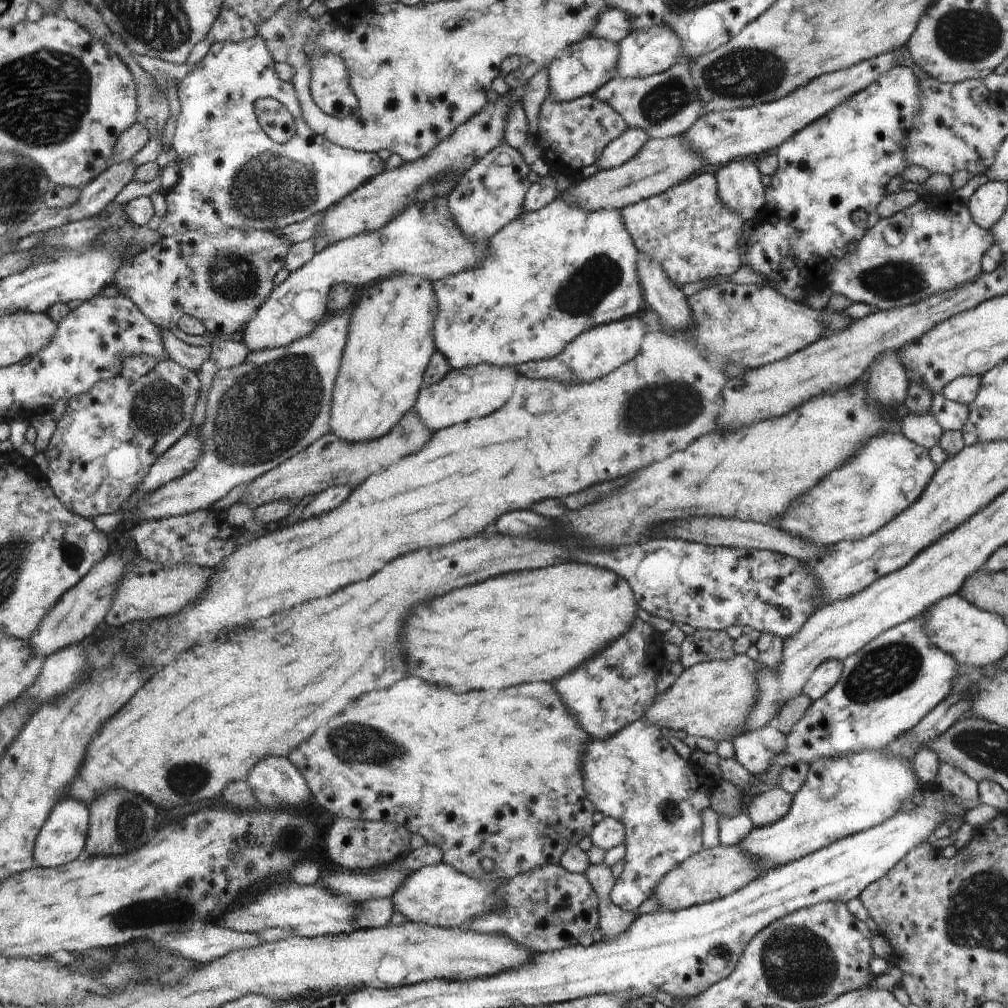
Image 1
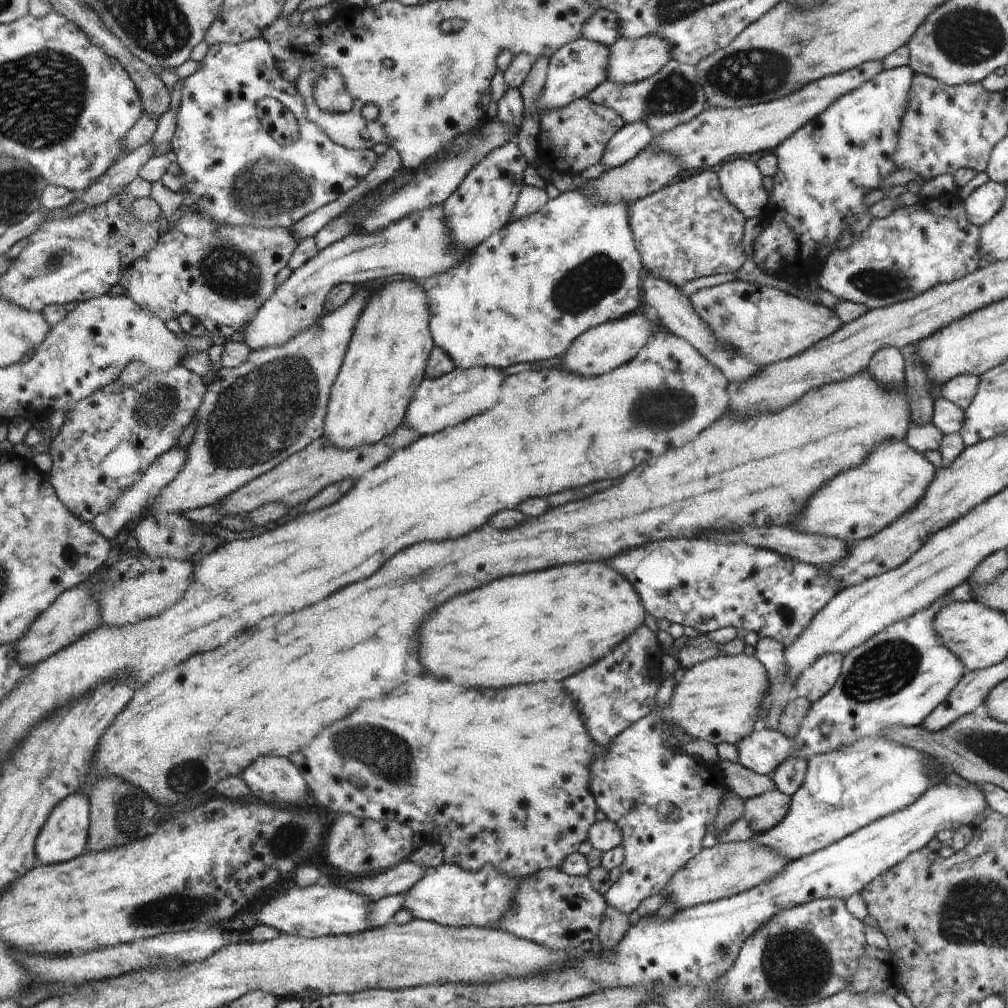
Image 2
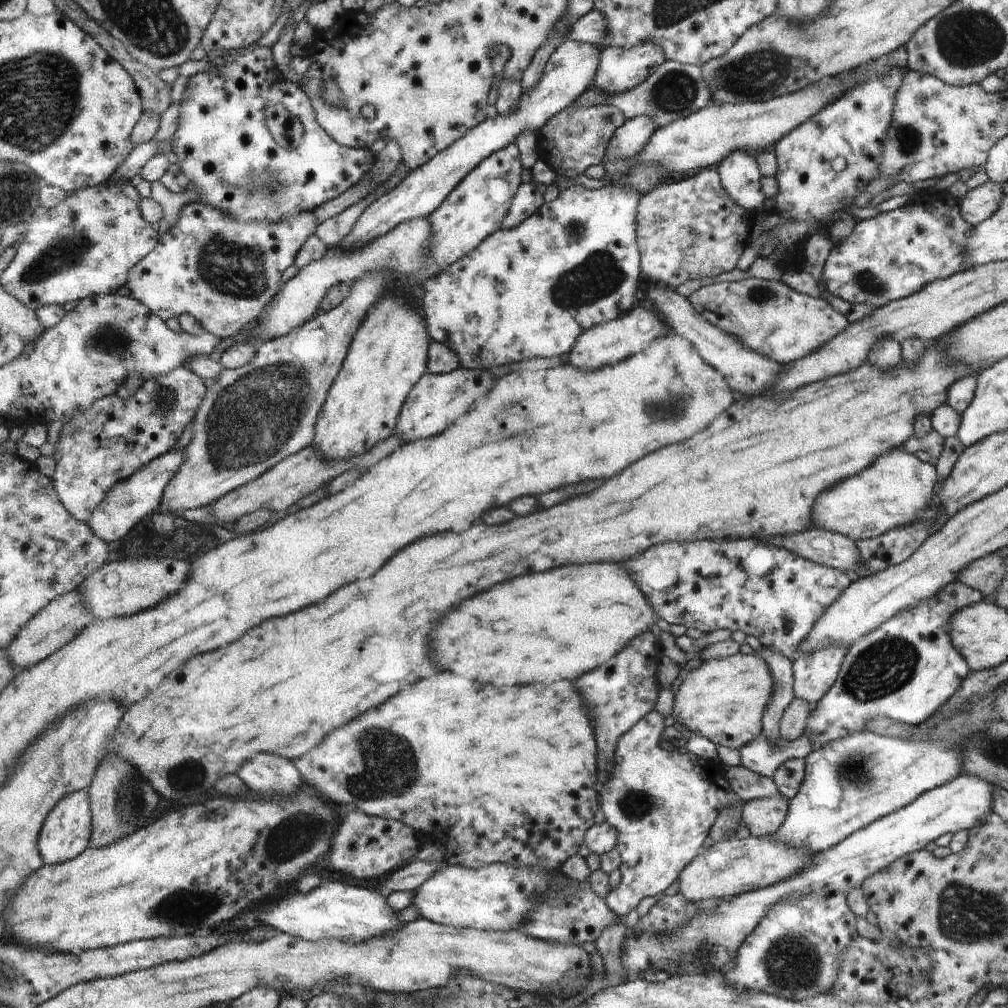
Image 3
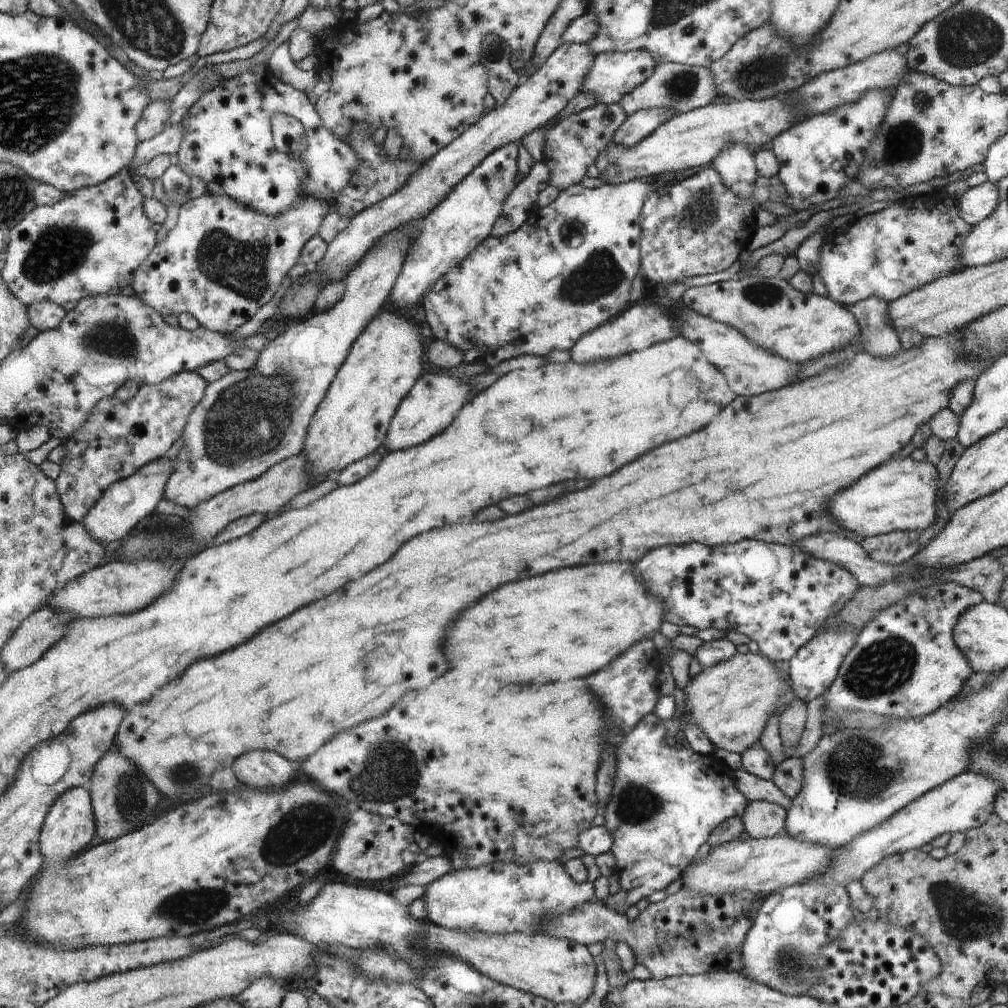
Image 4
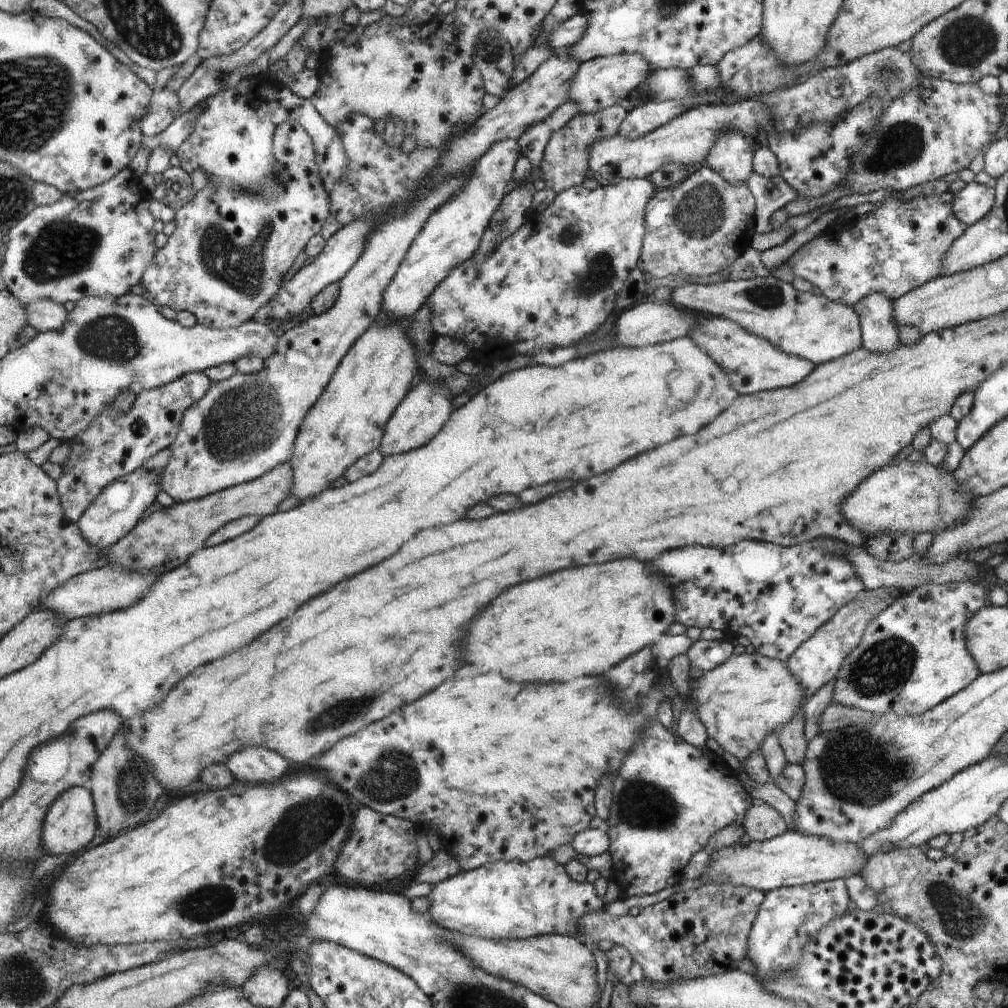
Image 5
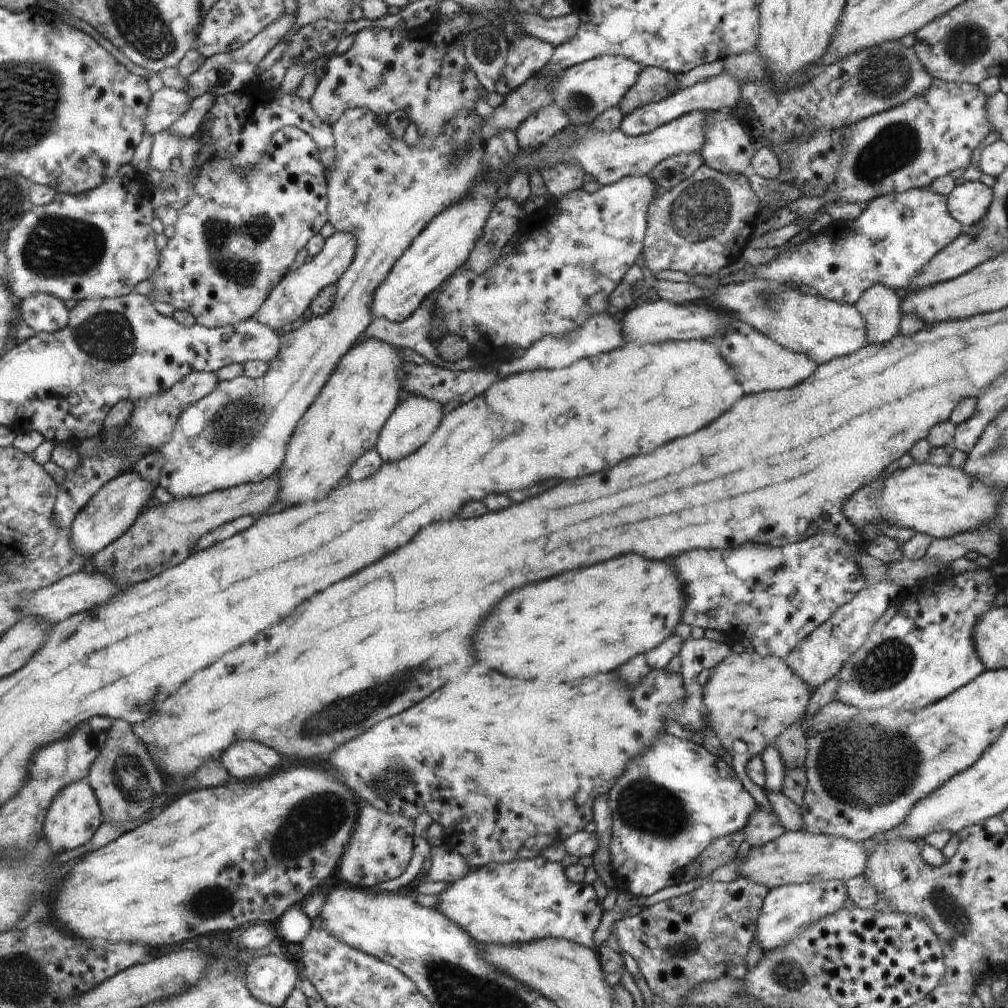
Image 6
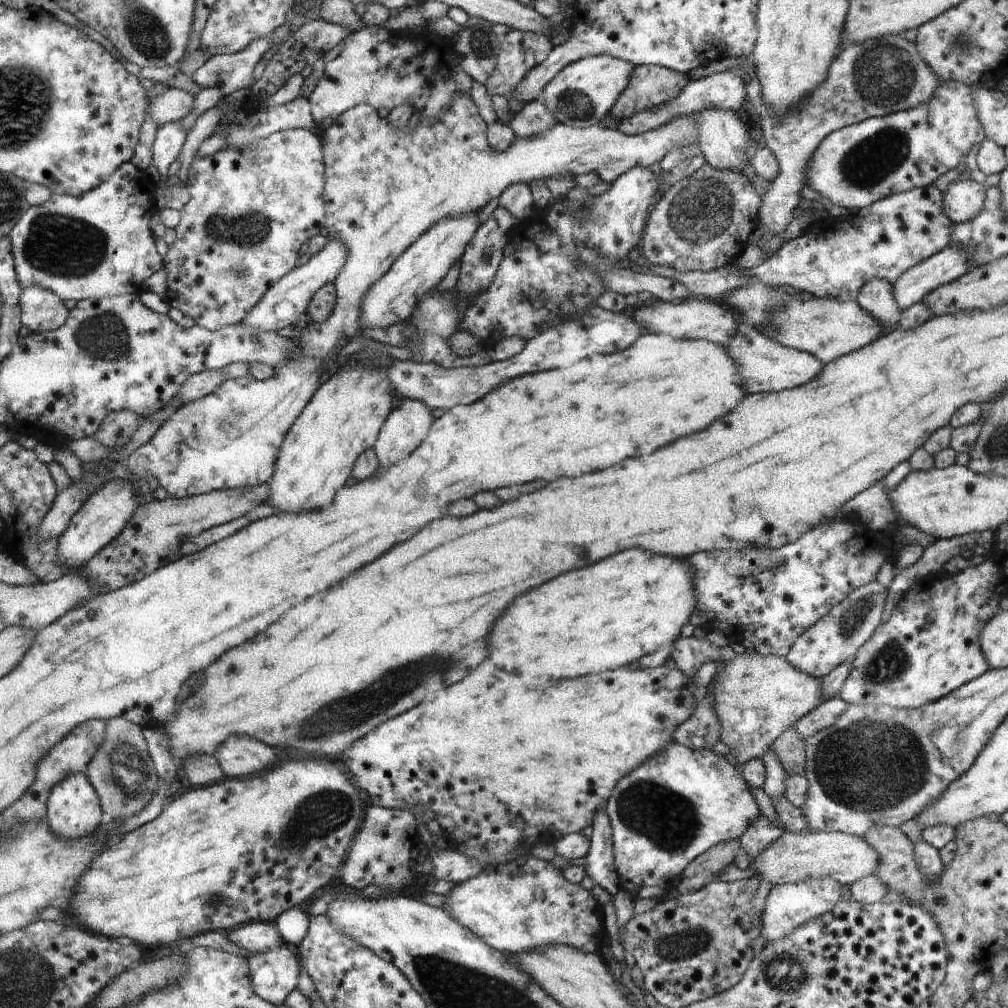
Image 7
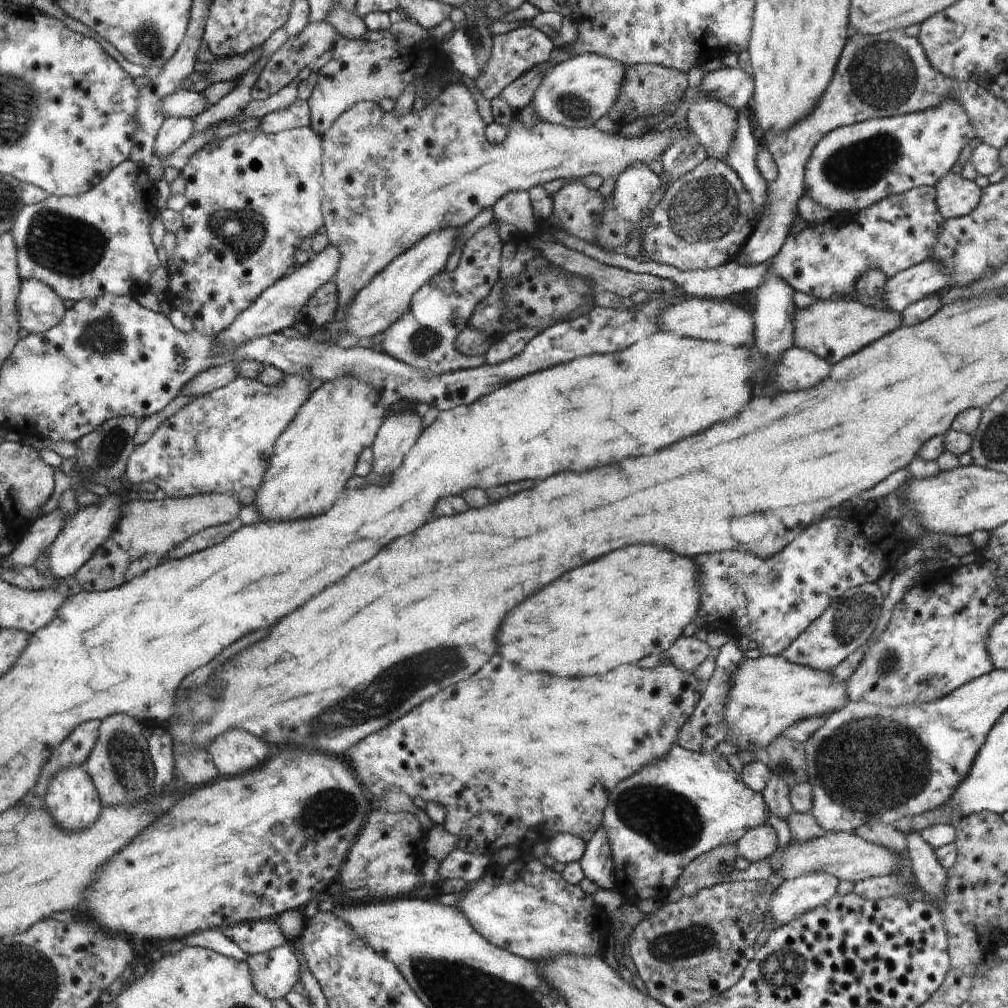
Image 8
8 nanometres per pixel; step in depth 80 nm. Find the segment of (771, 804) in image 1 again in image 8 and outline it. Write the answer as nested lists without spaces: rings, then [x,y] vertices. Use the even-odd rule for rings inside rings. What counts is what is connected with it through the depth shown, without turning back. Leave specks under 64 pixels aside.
[[[764,822],[745,833],[745,836],[735,842],[739,856],[750,863],[766,860],[770,853],[778,847],[777,831]]]

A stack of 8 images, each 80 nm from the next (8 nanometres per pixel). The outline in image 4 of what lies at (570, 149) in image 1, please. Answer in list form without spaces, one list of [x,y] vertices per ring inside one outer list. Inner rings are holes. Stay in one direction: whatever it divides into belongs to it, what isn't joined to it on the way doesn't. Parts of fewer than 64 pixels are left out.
[[[597,104],[570,116],[552,122],[552,128],[546,130],[546,146],[544,146],[544,166],[550,172],[548,184],[560,192],[581,182],[588,167],[597,162],[598,154],[605,152],[609,143],[616,137],[617,131],[628,120],[626,112],[616,104]]]

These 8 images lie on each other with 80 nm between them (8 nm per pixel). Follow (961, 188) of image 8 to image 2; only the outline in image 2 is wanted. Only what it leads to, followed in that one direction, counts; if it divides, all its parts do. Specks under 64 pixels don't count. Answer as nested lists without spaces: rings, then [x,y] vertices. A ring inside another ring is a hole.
[[[988,181],[965,198],[965,213],[974,225],[982,227],[1002,210],[1007,198],[1005,183]]]

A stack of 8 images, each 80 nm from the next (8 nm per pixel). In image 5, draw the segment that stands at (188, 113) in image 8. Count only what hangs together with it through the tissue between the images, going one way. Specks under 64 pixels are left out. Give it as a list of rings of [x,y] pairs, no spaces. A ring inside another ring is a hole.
[[[154,88],[148,105],[148,114],[140,120],[141,133],[145,139],[160,134],[179,114],[177,93],[166,88]]]

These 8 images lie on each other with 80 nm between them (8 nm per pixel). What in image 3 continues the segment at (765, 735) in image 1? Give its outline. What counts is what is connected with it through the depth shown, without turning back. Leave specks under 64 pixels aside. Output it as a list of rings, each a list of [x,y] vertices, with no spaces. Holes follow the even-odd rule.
[[[808,732],[790,742],[782,737],[768,740],[764,734],[759,734],[759,737],[754,738],[748,745],[739,748],[739,755],[744,768],[771,778],[783,762],[805,759],[816,748]]]

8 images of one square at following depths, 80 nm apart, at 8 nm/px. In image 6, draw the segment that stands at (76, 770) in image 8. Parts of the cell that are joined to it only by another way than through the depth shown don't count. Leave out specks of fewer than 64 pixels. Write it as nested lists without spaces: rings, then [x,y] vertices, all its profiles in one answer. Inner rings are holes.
[[[87,780],[72,783],[58,794],[57,800],[54,801],[50,809],[44,834],[45,838],[50,841],[54,853],[59,854],[65,850],[76,850],[82,844],[90,842],[96,828],[103,823],[100,803],[96,802],[96,797],[93,787],[89,785]]]

